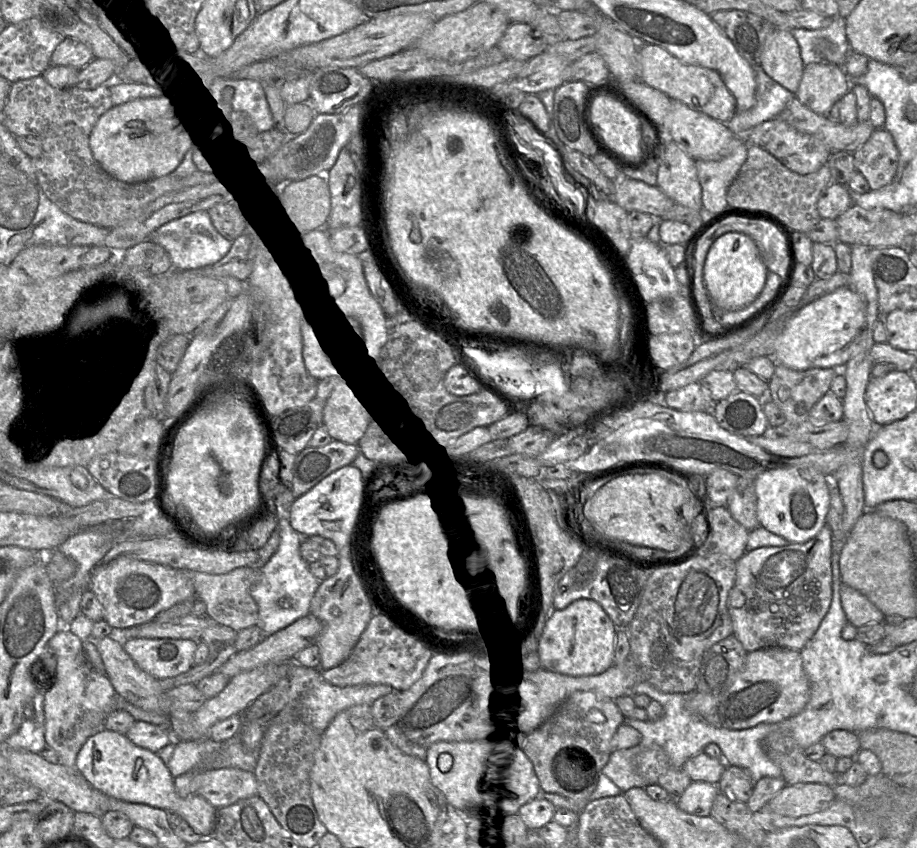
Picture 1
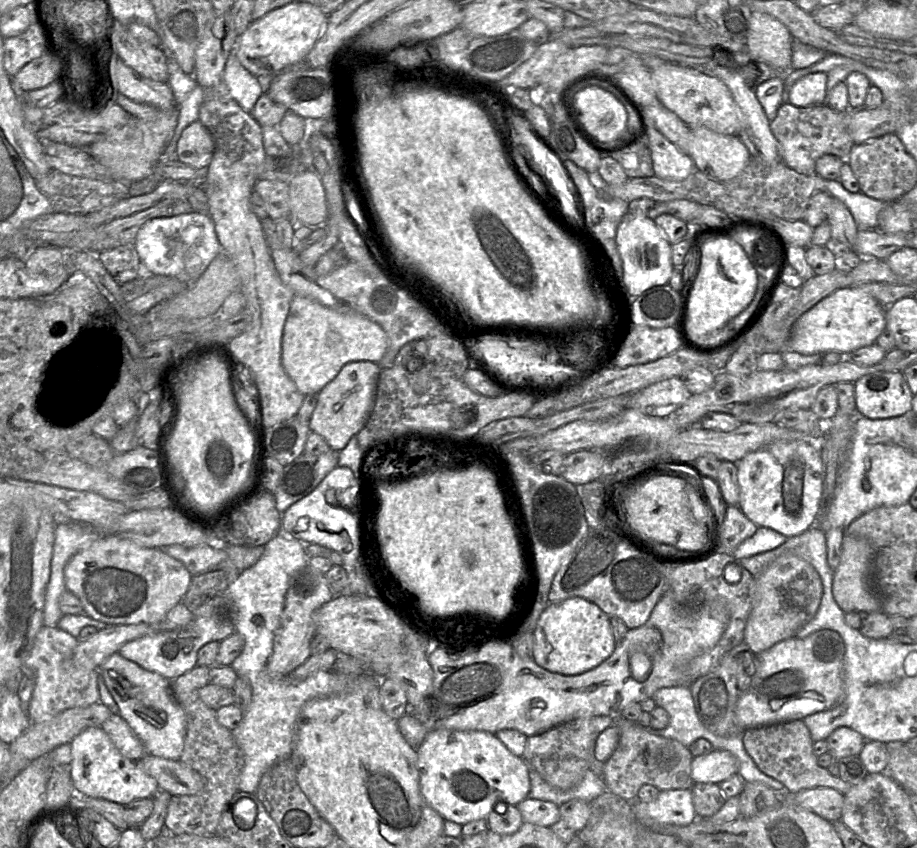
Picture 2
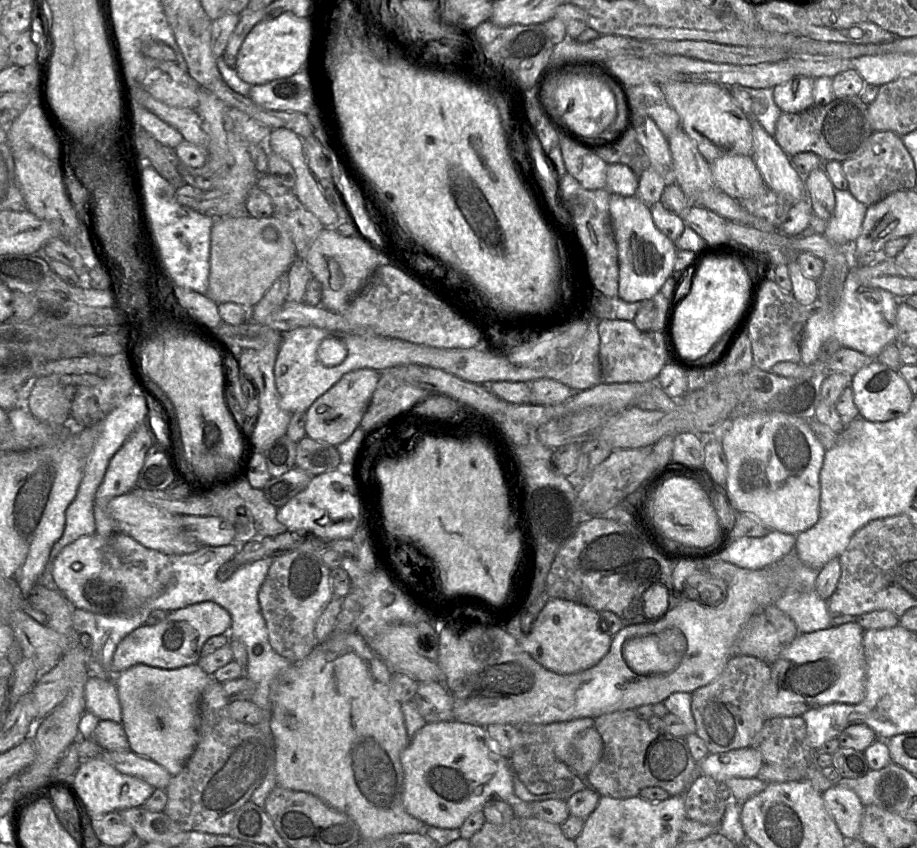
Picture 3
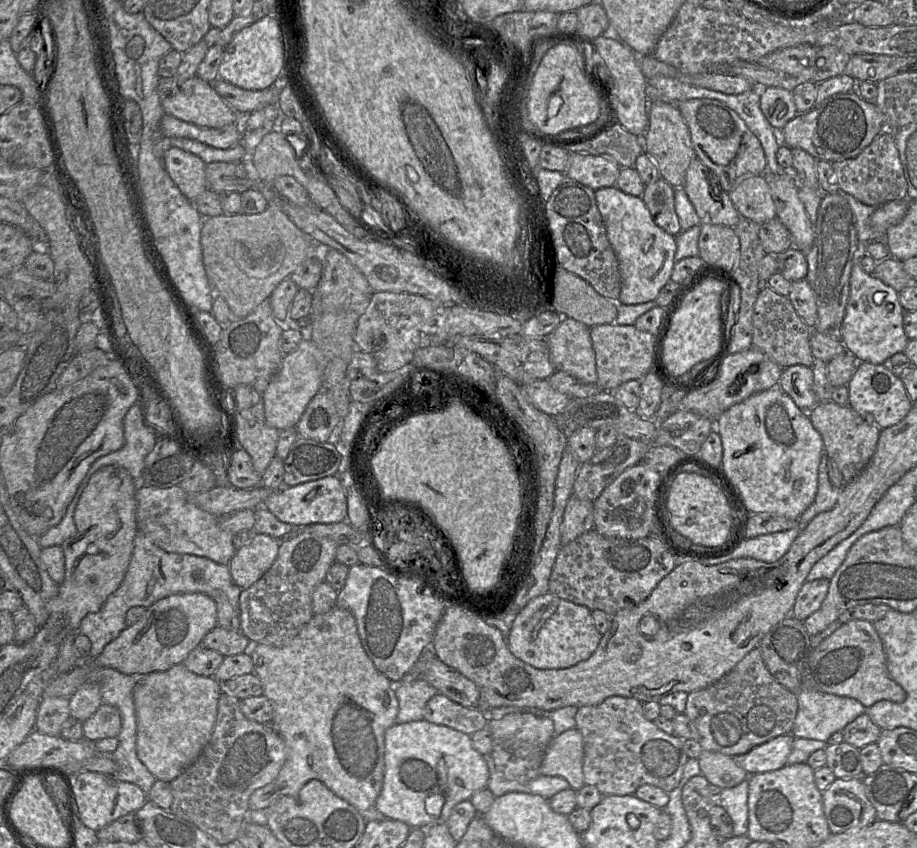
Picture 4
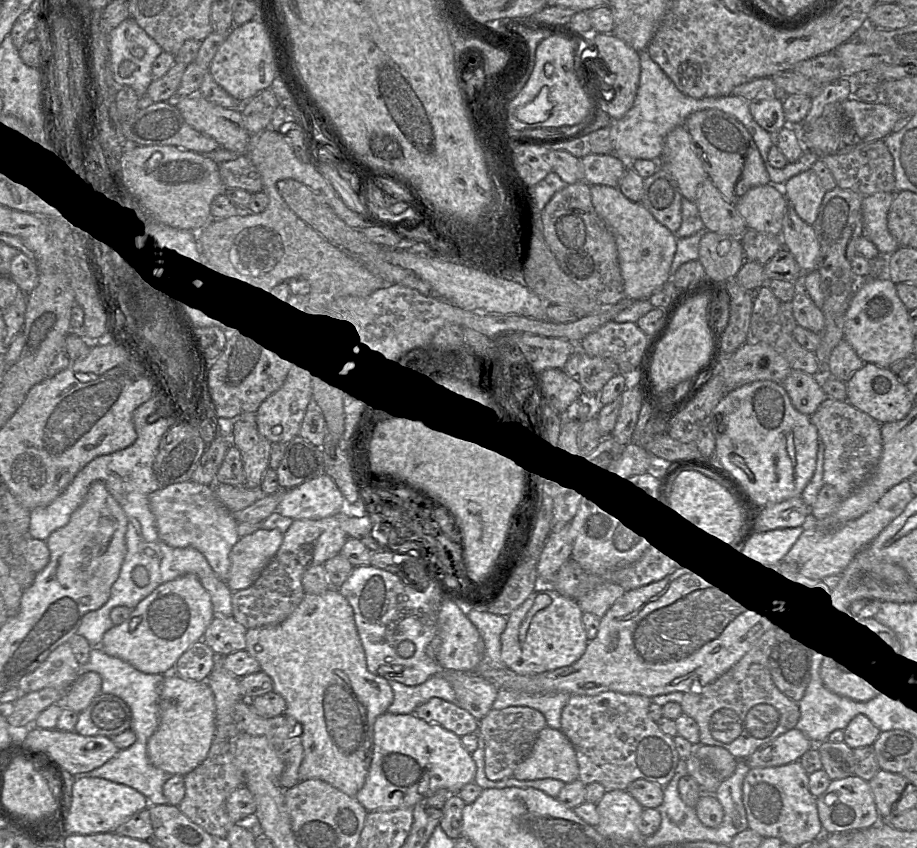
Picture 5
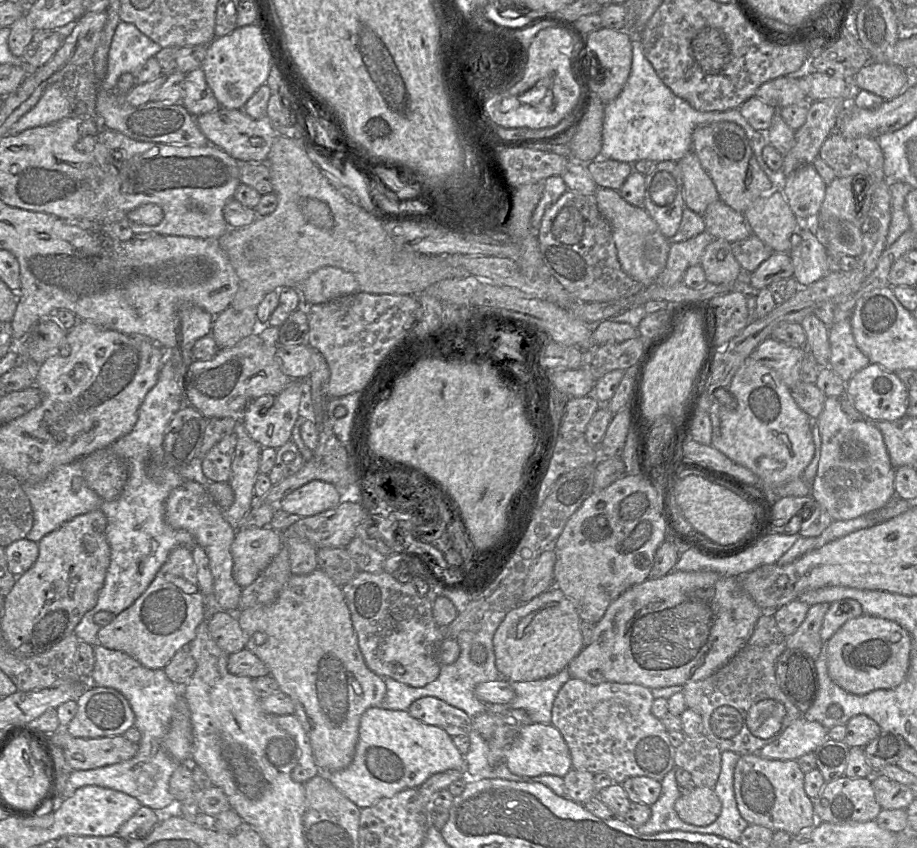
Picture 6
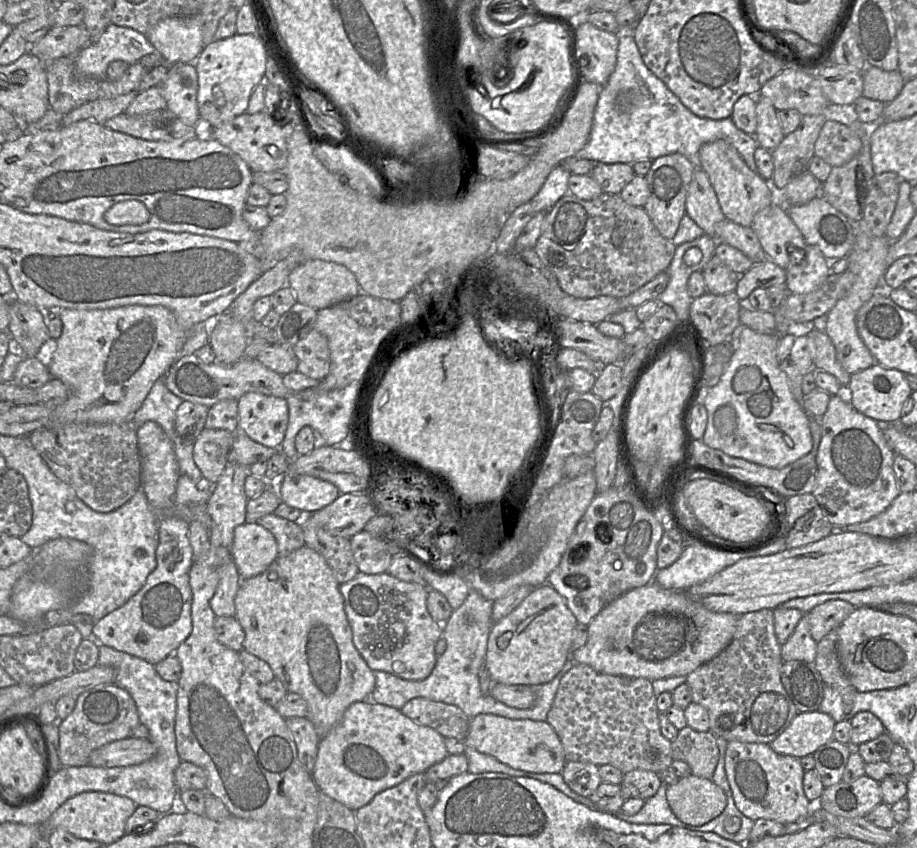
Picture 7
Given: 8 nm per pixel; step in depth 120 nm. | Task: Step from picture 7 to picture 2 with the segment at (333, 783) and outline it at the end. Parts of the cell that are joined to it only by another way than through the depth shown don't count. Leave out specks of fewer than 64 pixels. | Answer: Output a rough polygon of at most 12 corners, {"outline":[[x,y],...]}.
{"outline":[[437,729],[420,792],[444,820],[486,819],[530,791],[529,766],[485,731]]}

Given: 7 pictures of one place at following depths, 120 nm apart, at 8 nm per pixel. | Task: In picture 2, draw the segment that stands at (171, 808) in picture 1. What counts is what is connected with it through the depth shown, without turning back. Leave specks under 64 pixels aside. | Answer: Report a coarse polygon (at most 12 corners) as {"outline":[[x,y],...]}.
{"outline":[[102,727],[73,739],[77,793],[121,805],[159,790]]}

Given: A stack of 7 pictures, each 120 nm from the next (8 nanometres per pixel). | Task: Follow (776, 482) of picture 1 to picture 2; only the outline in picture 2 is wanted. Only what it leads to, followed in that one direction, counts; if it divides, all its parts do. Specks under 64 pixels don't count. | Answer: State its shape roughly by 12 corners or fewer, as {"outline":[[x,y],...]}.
{"outline":[[820,442],[733,463],[739,508],[789,538],[823,512]]}

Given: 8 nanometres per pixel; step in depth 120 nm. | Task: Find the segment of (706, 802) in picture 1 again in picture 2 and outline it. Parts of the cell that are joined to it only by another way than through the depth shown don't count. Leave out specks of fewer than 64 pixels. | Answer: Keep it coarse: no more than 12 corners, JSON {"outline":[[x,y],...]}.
{"outline":[[691,789],[660,791],[645,804],[663,827],[698,819]]}

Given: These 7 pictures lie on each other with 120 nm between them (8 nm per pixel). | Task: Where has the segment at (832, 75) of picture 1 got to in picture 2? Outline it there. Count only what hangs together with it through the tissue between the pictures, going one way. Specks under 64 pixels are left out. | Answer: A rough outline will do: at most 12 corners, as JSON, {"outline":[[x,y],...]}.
{"outline":[[827,73],[808,74],[788,93],[797,107],[827,104]]}

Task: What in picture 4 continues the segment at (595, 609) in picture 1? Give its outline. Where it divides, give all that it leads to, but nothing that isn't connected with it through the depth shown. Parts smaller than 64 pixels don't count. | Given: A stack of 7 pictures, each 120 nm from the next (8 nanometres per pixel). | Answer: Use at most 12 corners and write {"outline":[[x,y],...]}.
{"outline":[[548,591],[516,613],[507,645],[537,669],[588,659],[587,607]]}

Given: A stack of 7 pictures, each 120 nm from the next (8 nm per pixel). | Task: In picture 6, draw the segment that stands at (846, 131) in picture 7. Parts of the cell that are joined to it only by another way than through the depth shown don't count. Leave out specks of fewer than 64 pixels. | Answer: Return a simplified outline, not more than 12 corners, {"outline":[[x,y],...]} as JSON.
{"outline":[[834,131],[818,157],[836,177],[886,180],[875,138]]}

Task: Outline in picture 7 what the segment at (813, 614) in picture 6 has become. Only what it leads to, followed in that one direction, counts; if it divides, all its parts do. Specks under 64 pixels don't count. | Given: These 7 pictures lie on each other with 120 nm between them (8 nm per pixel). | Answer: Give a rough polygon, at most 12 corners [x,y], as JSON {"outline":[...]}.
{"outline":[[805,613],[782,645],[782,661],[814,662],[817,642]]}

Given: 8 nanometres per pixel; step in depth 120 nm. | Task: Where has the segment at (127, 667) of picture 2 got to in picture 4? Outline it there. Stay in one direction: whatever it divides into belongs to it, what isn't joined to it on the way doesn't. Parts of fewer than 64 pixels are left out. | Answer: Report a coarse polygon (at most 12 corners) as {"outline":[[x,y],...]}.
{"outline":[[136,677],[137,757],[172,782],[209,742],[223,684]]}

